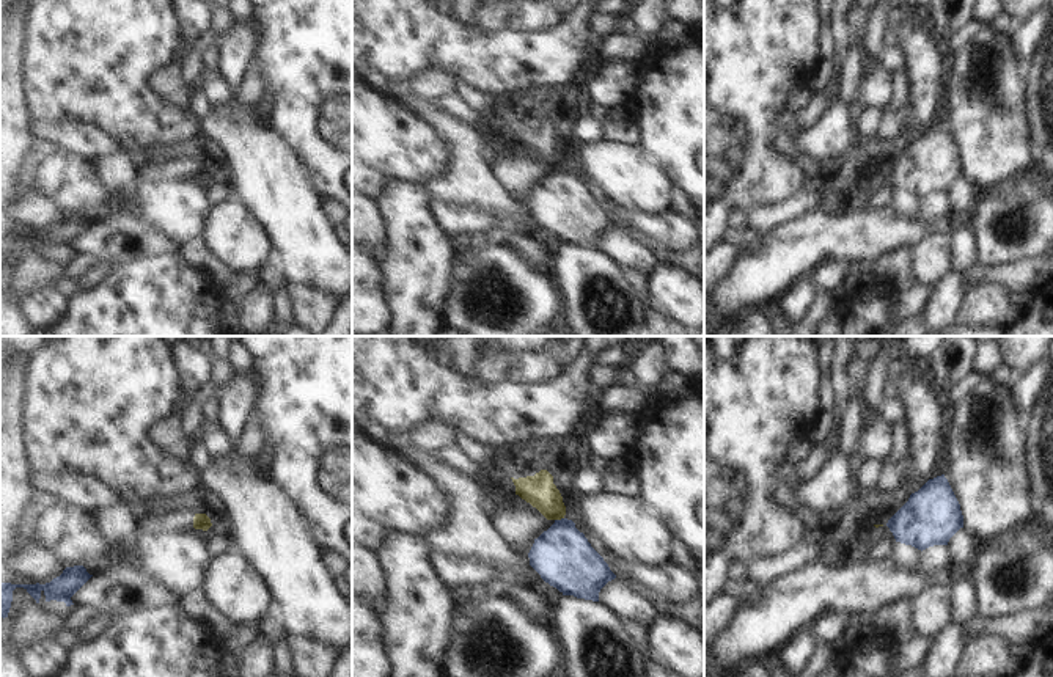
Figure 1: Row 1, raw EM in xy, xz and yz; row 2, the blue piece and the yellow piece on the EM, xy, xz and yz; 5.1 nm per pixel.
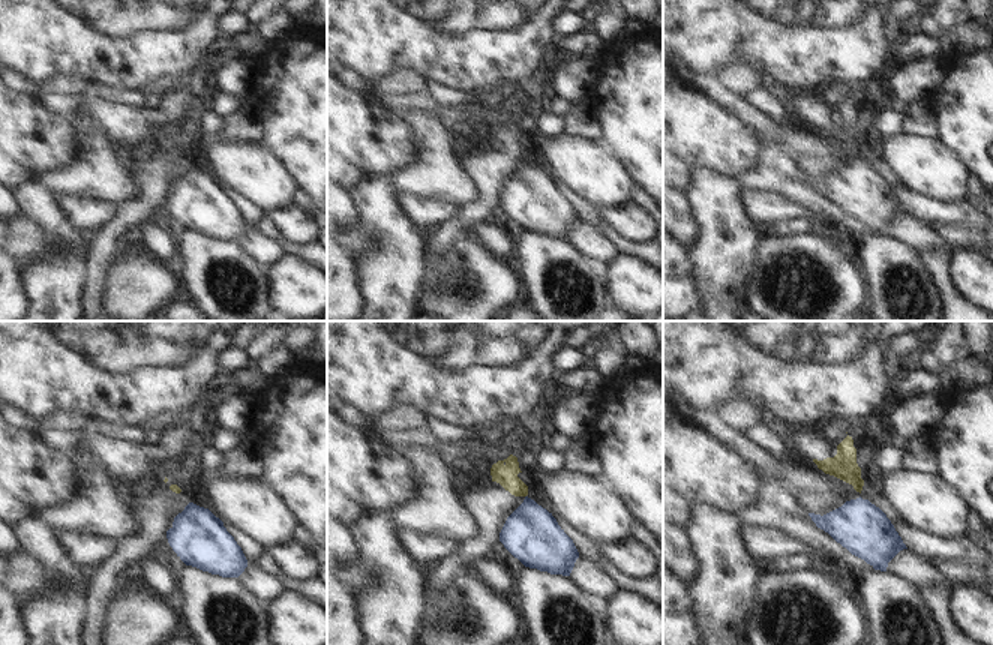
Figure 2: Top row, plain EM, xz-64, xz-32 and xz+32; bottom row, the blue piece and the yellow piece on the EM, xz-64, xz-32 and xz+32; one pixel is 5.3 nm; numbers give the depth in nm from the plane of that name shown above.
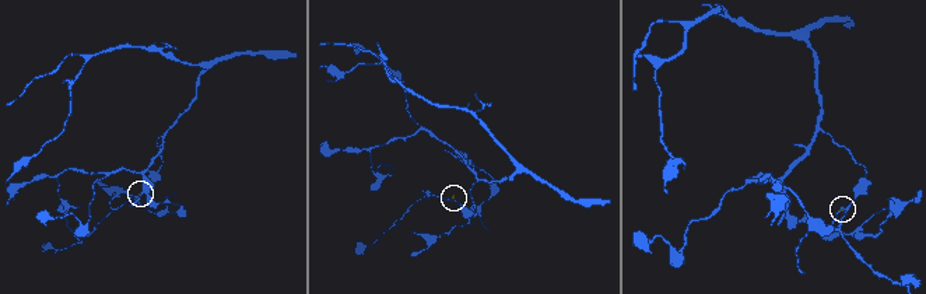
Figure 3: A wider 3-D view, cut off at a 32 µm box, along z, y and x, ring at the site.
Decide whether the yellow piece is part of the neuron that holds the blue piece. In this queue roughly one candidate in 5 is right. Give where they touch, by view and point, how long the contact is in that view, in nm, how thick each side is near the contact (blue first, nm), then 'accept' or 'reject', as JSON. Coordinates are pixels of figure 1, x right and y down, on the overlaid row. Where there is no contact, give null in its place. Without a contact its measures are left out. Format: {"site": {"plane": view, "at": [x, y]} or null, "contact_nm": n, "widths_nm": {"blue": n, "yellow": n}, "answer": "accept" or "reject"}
{"site": {"plane": "xz", "at": [558, 520]}, "contact_nm": 50, "widths_nm": {"blue": 300, "yellow": 160}, "answer": "reject"}

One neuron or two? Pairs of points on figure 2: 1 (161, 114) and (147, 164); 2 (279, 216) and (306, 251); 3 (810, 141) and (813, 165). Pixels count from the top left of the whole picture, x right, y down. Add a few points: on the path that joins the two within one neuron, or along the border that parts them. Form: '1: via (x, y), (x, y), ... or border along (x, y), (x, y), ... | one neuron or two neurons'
1: border along (162, 144), (138, 153) | two neurons
2: border along (273, 222), (288, 242), (311, 245) | two neurons
3: border along (798, 159), (807, 155), (834, 155), (845, 164) | two neurons

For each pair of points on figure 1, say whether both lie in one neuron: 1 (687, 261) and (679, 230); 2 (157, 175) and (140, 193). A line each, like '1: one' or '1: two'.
1: two
2: two

